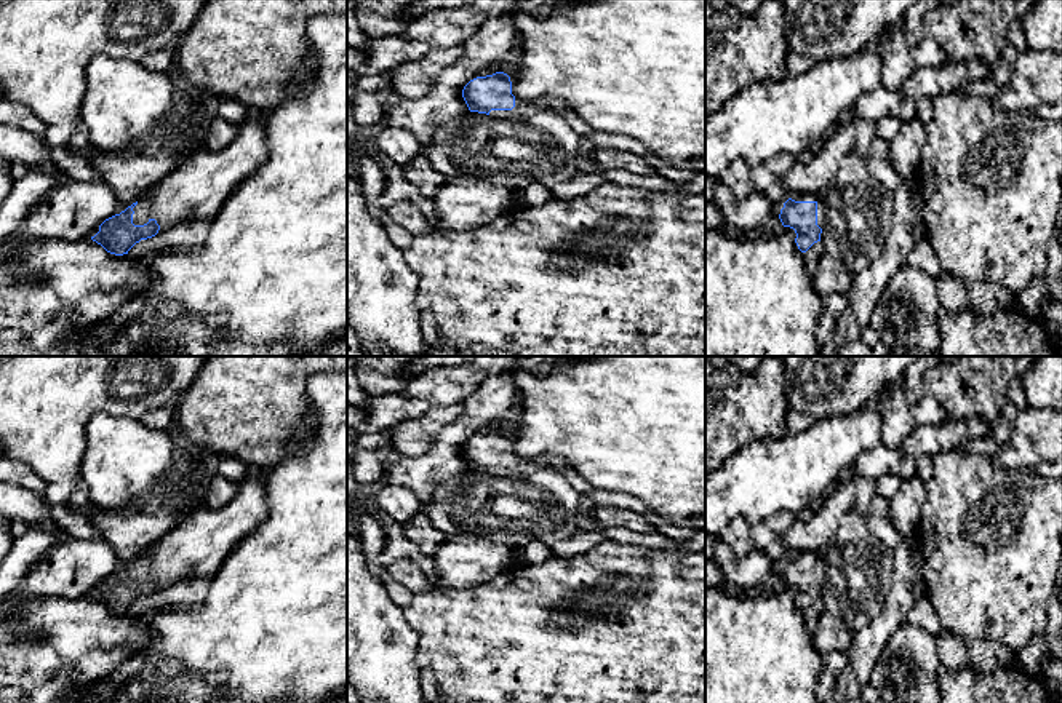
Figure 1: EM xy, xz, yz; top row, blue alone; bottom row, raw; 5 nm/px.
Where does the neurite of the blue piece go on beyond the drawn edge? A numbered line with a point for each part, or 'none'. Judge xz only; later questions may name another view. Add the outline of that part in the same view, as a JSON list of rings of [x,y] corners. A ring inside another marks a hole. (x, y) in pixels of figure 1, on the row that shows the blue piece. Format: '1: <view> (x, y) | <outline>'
1: xz (554, 104) | [[[542,96],[542,97],[534,97],[531,101],[521,101],[515,97],[515,107],[512,110],[491,110],[491,117],[531,117],[536,113],[542,112],[553,112],[566,117],[573,110],[560,99],[555,96]]]

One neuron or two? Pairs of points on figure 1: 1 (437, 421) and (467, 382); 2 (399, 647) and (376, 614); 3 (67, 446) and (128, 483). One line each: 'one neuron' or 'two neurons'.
1: two neurons
2: one neuron
3: two neurons

